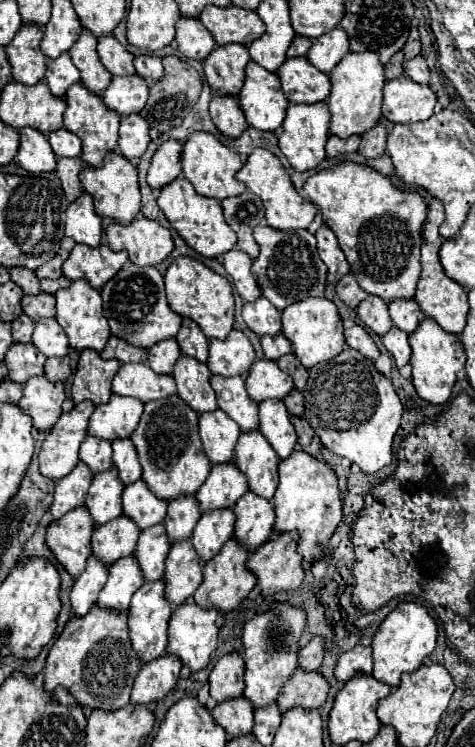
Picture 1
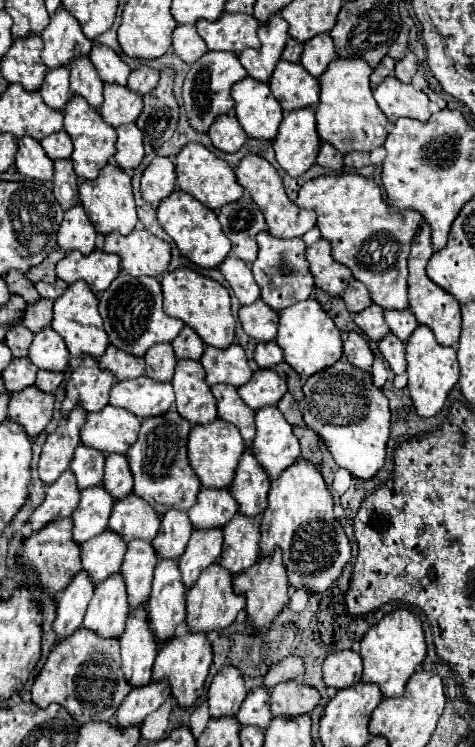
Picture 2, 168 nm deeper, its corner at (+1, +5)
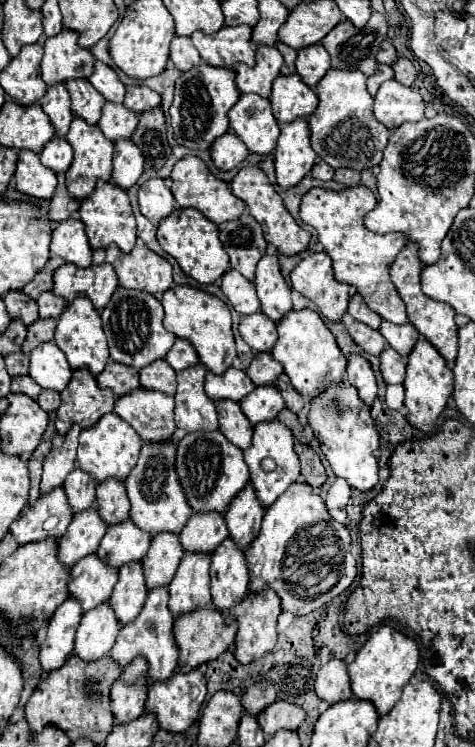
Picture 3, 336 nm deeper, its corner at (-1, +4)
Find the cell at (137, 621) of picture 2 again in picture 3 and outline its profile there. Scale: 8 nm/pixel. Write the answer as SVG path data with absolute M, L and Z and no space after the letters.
M137 657L123 673L121 681L111 685L109 703L117 723L135 721L145 713L145 699L147 699L147 685L145 685L147 663Z

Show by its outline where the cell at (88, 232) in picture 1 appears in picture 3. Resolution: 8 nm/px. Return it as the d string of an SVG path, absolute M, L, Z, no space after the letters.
M67 219L53 229L51 245L53 255L59 255L67 263L73 263L81 269L91 265L91 249L89 239L85 235L85 225L75 219Z

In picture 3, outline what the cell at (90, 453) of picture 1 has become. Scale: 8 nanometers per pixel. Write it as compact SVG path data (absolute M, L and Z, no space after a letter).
M75 469L69 473L69 477L63 483L63 489L65 489L67 503L69 503L73 515L93 507L95 487L97 485L93 483L93 479L87 473L83 473L81 469Z

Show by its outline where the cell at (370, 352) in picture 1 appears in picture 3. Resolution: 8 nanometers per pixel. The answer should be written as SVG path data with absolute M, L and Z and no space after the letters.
M351 355L349 363L347 363L345 381L357 389L357 393L365 401L365 405L369 405L369 407L373 405L373 401L377 397L377 383L375 383L371 365L361 355Z

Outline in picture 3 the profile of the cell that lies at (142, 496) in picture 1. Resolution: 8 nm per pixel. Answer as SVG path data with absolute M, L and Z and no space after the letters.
M131 519L107 527L105 537L97 549L97 557L107 565L119 569L129 561L141 561L149 549L151 535L133 525Z

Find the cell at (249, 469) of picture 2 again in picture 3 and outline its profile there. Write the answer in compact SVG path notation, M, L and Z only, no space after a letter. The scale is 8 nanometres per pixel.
M247 483L247 487L231 501L231 505L225 511L225 525L229 529L229 539L233 539L239 549L249 549L253 539L257 537L261 529L265 509L257 501L253 487Z

